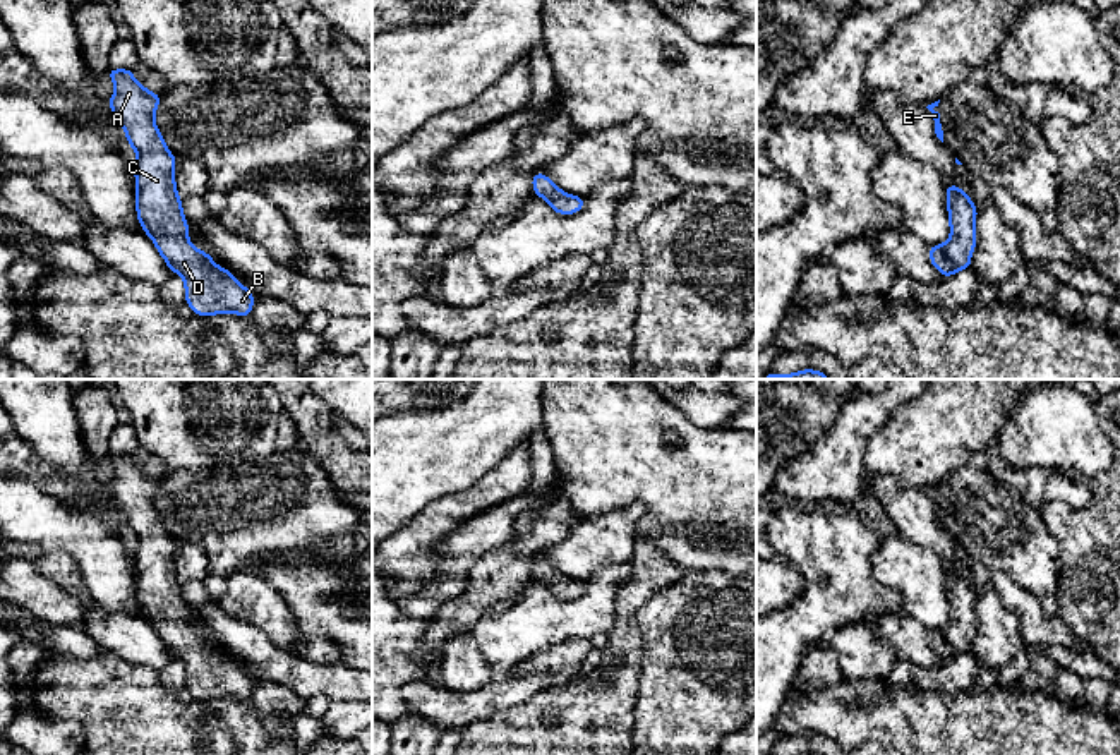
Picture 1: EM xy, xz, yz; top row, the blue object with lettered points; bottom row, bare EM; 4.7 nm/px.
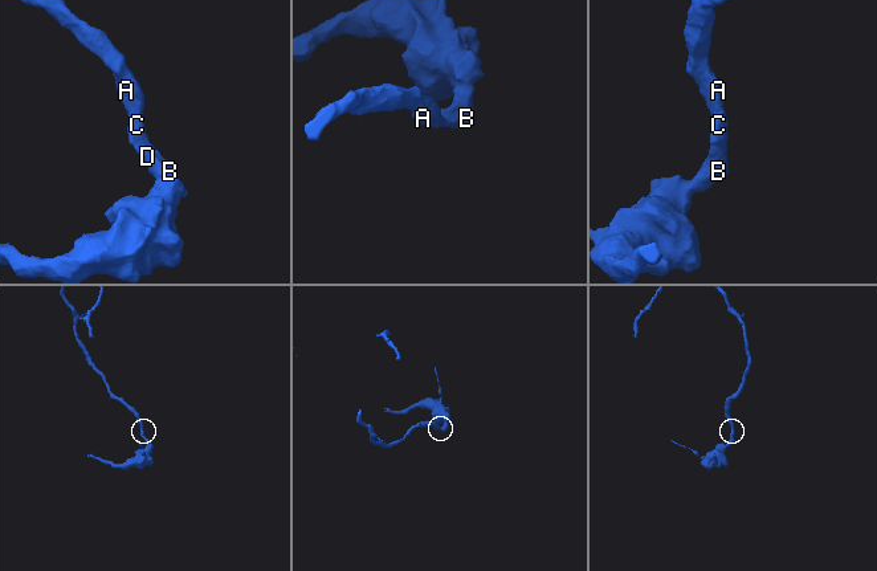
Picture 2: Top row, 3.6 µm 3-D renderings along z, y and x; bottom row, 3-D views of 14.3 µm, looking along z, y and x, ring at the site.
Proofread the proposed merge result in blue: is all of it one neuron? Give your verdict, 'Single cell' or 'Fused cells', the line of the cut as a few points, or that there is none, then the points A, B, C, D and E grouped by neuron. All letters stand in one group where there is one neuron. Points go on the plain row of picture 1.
Single cell. No split. Groups: A B C D E

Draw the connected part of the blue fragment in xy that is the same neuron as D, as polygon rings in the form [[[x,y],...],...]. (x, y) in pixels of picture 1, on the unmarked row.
[[[108,453],[106,458],[115,467],[115,479],[108,484],[108,491],[125,513],[127,528],[137,537],[134,559],[139,607],[170,655],[184,662],[185,686],[199,700],[221,697],[250,700],[254,678],[187,625],[189,611],[173,561],[177,542],[154,510],[154,494],[160,491],[161,479],[149,477],[137,467],[132,453]]]

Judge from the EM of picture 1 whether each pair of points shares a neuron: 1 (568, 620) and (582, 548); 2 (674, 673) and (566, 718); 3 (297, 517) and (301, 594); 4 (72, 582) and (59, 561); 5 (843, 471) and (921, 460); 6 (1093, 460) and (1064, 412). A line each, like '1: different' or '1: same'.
1: different
2: different
3: different
4: same
5: different
6: same

